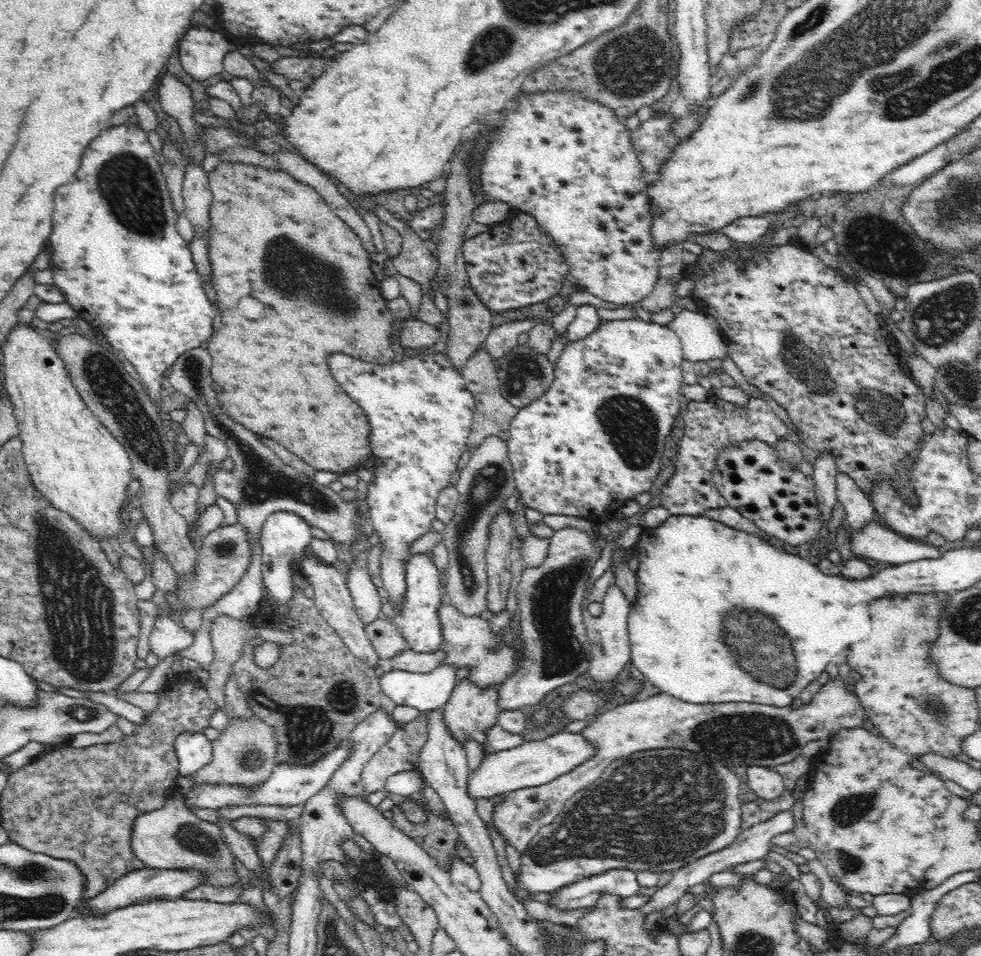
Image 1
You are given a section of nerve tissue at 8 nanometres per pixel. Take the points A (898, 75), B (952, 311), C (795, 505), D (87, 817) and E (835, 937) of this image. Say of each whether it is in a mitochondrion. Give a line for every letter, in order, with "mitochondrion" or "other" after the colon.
A: mitochondrion
B: mitochondrion
C: other
D: other
E: other

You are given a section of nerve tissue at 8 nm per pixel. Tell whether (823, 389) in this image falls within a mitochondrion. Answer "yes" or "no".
no

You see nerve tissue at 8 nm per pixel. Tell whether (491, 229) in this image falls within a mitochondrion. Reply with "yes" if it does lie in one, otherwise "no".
no

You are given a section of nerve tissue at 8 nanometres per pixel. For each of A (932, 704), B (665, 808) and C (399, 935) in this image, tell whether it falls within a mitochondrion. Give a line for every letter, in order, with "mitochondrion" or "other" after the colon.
A: mitochondrion
B: mitochondrion
C: other

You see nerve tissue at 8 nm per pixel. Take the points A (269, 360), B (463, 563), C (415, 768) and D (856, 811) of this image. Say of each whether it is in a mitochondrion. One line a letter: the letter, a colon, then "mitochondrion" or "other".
A: other
B: other
C: other
D: mitochondrion

